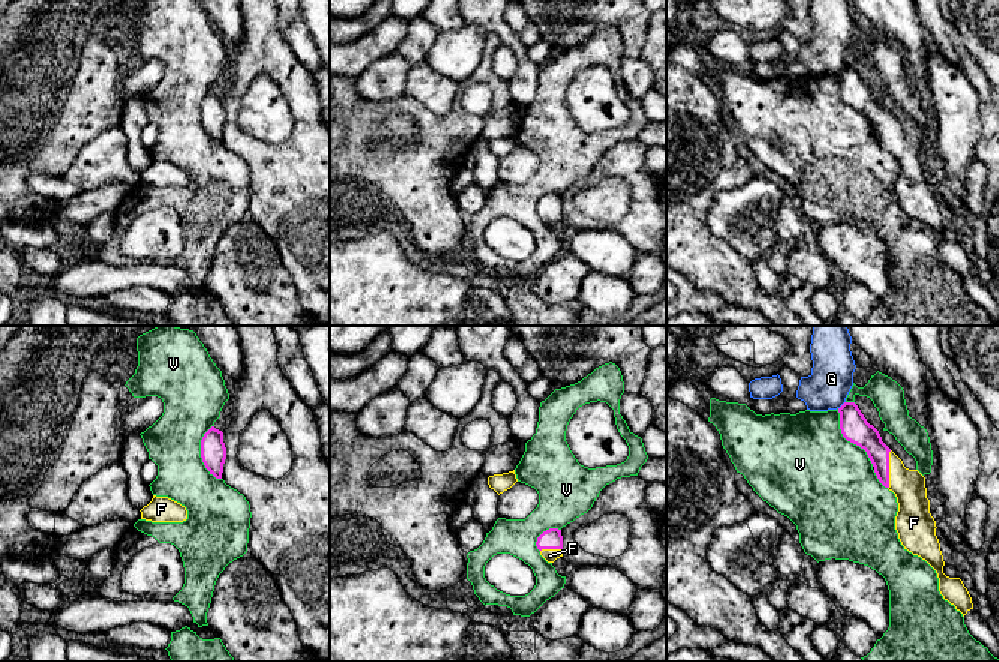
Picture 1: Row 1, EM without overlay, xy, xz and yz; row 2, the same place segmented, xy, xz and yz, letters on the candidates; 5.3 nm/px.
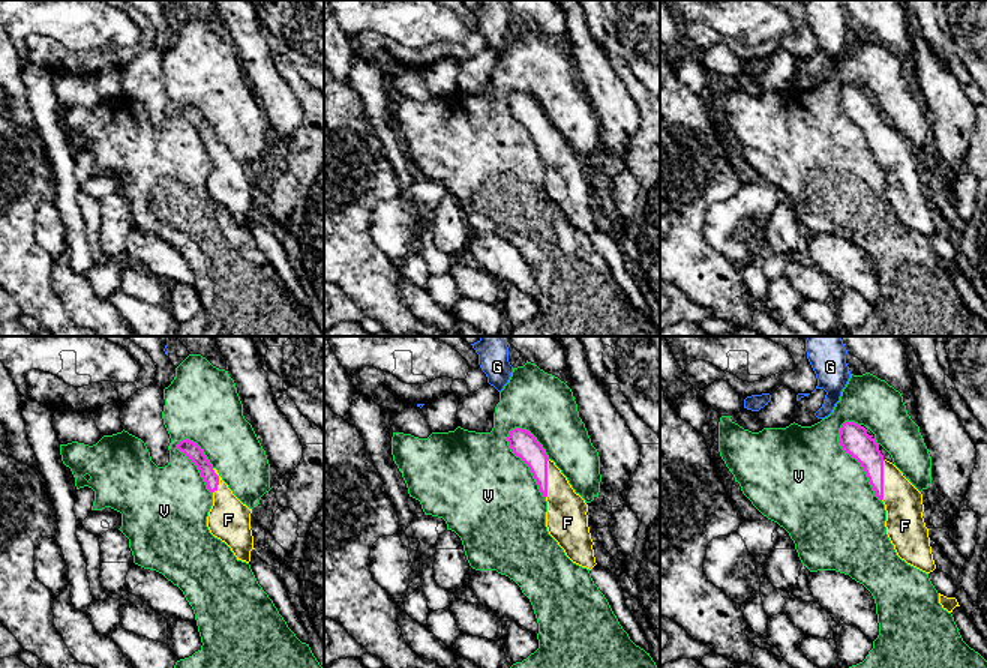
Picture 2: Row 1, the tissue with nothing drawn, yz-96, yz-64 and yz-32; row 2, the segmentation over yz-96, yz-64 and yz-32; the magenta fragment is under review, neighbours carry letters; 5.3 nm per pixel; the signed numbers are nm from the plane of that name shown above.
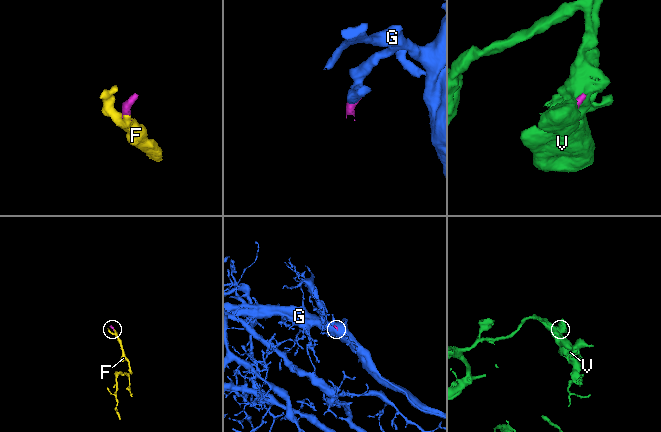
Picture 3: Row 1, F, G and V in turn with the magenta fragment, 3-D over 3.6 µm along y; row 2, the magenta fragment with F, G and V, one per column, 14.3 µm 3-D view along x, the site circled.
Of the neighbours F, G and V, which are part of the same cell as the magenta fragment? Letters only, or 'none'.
F

